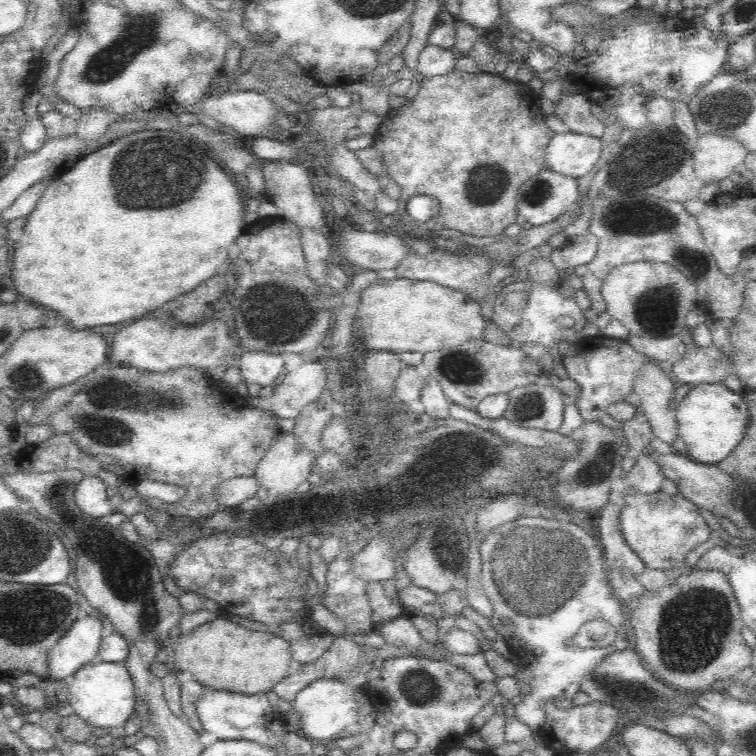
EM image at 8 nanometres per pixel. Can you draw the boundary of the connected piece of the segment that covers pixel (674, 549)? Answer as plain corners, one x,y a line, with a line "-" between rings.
682,493
666,494
625,494
625,505
621,508
621,529
625,541
630,548
640,556
644,564
653,570
666,570
668,568
681,568
685,565
685,558
692,548
708,540
713,531
701,514
701,509
696,503
684,498

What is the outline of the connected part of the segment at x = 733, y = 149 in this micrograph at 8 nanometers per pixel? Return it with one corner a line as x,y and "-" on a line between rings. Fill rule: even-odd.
704,133
697,138
692,152
694,171
696,171
698,178
702,180
702,184
718,184
721,180
733,174
739,164
744,163
748,153
746,147
732,137
726,137
718,133

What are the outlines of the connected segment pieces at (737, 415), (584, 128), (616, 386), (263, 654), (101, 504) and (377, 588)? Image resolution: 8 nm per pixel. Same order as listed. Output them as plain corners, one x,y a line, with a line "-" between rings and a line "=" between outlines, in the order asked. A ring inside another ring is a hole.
724,383
694,385
681,402
674,406
677,435
686,444
686,455
690,460
702,464
718,464
744,438
749,426
748,405
740,392
734,392
=
564,94
555,102
554,114
576,134
589,134
601,139
604,122
592,114
592,103
582,94
=
602,333
571,344
561,358
568,378
580,386
580,397
576,403
585,422
598,421
608,413
610,404
624,401
633,391
636,372
640,372
650,362
626,340
610,338
=
216,618
212,622
197,626
188,634
180,634
178,638
170,640
167,647
170,651
169,664
172,669
190,672
196,682
200,682
205,688
235,693
253,695
272,691
272,687
276,686
295,666
290,643
278,635
276,630
254,631
226,618
=
97,476
84,477
74,491
75,503
84,514
100,518
112,513
118,502
106,495
106,484
=
370,581
366,586
366,596
371,606
371,621
375,628
389,620
408,614
408,610
398,600
391,600
382,584

